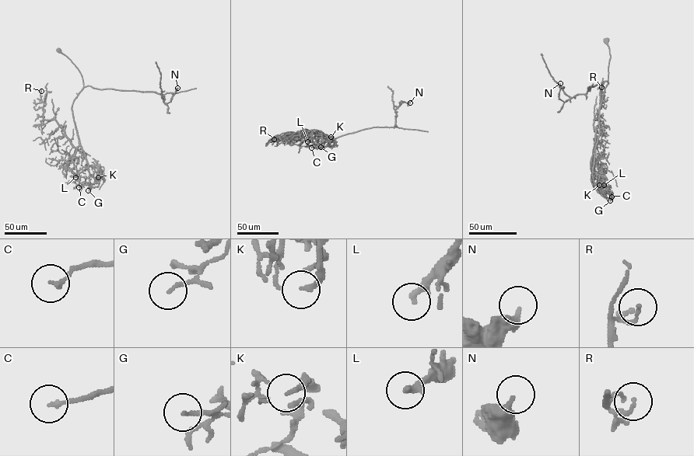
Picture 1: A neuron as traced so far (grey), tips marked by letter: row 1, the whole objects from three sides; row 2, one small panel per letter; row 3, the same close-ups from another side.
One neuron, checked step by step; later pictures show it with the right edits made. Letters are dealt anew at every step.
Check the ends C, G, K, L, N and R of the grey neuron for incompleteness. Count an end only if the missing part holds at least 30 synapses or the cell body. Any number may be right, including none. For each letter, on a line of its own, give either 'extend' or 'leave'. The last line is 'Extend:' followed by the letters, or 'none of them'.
C: leave
G: leave
K: leave
L: leave
N: leave
R: leave
Extend: none of them

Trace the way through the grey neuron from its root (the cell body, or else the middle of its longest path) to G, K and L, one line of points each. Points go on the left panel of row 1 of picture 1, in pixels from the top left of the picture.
G: (58, 50), (70, 59), (82, 78), (83, 88), (75, 99), (71, 109), (89, 175), (96, 180), (88, 190)
K: (58, 50), (70, 59), (82, 78), (83, 88), (73, 102), (72, 116), (86, 161), (99, 174), (98, 177)
L: (58, 50), (78, 69), (83, 82), (83, 88), (71, 107), (78, 144), (75, 155), (78, 159), (75, 177)

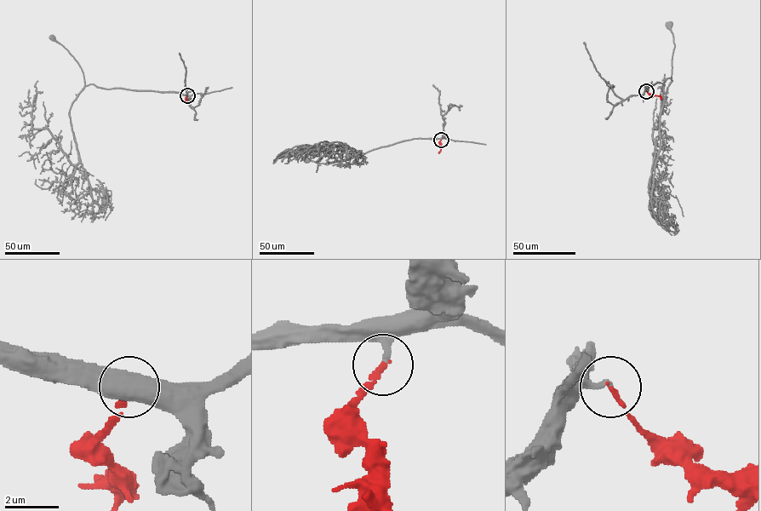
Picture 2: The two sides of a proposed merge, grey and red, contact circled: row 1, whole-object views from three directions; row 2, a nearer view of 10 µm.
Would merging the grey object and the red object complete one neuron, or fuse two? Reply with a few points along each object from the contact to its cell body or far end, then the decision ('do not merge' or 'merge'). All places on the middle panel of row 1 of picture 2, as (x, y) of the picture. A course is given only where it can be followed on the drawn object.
course grey (441, 140), (404, 140), (329, 163), (306, 160); course red (441, 140), (438, 152); merge

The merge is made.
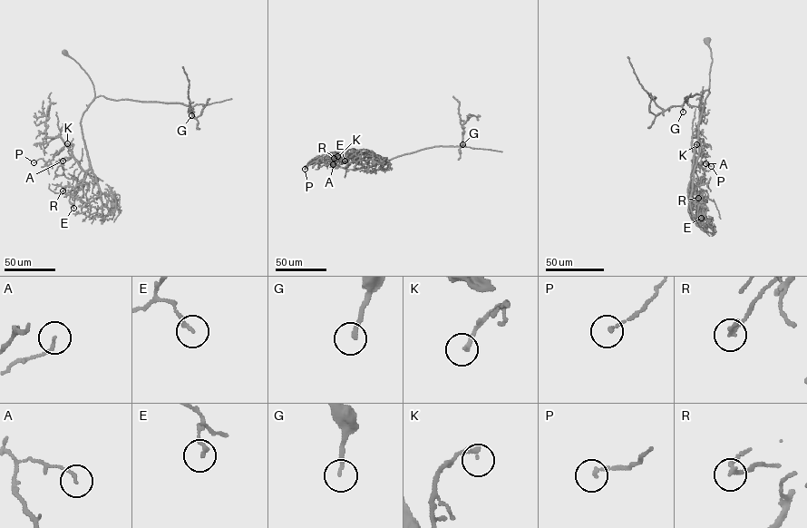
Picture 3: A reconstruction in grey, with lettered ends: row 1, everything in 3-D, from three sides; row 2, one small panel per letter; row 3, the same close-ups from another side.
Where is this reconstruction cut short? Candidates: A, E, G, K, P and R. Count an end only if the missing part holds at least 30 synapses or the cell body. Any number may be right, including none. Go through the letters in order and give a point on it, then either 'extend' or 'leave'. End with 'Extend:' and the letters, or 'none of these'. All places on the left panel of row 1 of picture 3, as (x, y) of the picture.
A: at (63, 161); leave
E: at (73, 208); leave
G: at (191, 115); leave
K: at (67, 143); leave
P: at (34, 162); leave
R: at (63, 190); leave
Extend: none of these

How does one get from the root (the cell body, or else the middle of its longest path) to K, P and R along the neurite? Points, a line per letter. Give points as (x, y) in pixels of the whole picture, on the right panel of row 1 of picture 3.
K: (707, 40), (712, 59), (709, 93), (700, 118), (698, 156), (691, 175), (696, 144)
P: (707, 40), (712, 59), (709, 93), (691, 175), (692, 147), (698, 164), (711, 166)
R: (707, 40), (712, 59), (709, 93), (700, 118), (698, 156), (688, 188), (688, 191), (696, 193), (698, 198)

